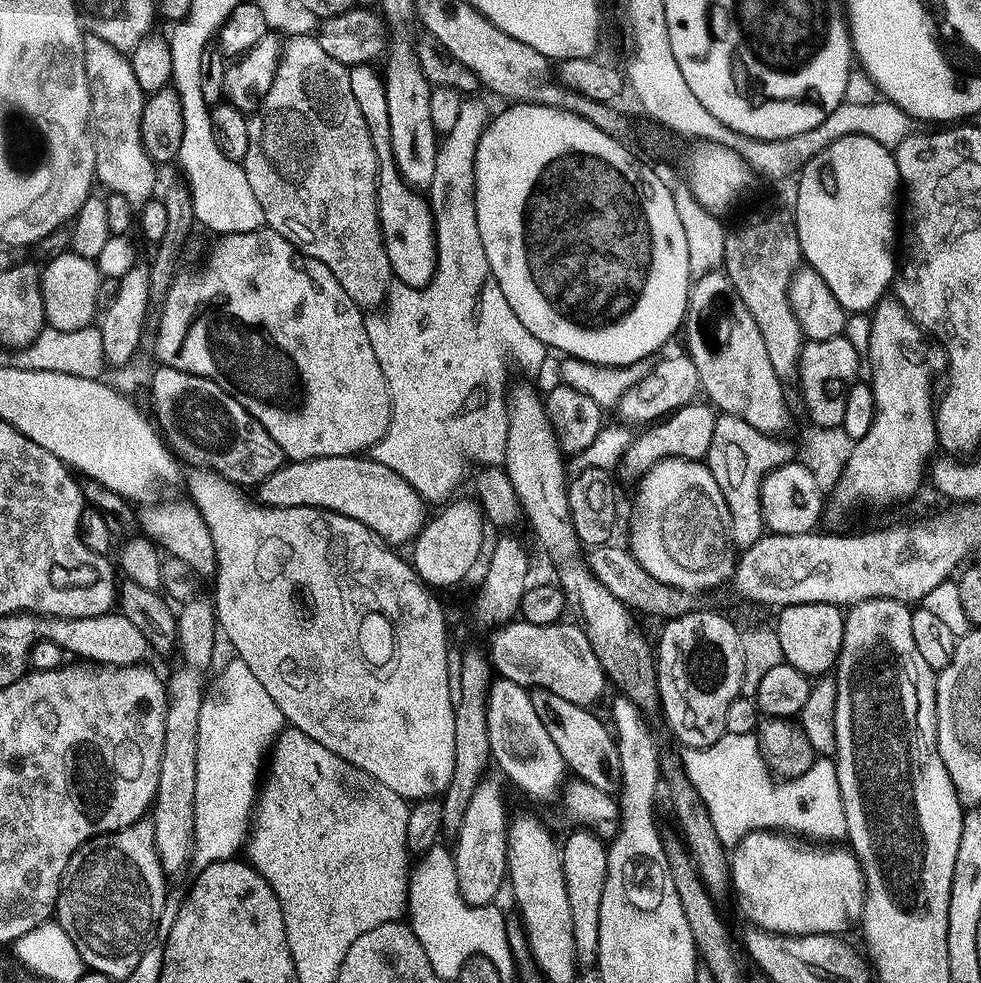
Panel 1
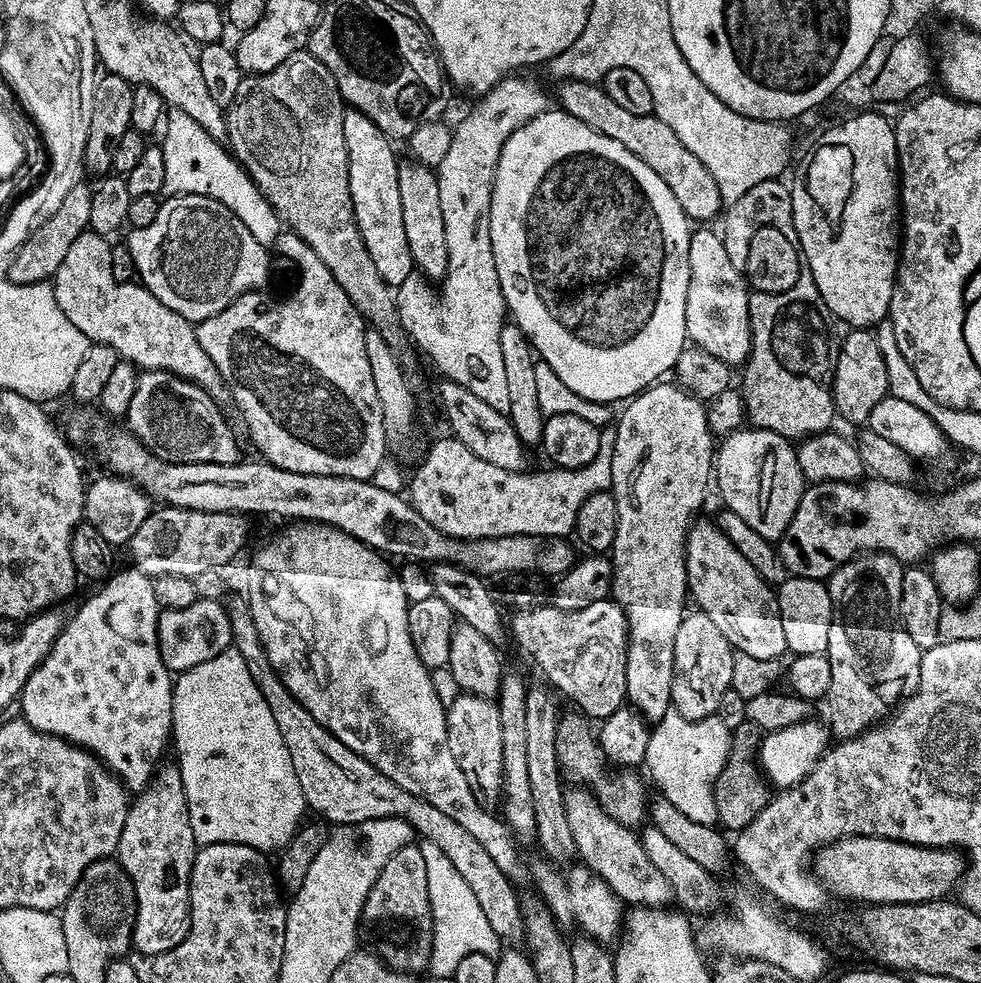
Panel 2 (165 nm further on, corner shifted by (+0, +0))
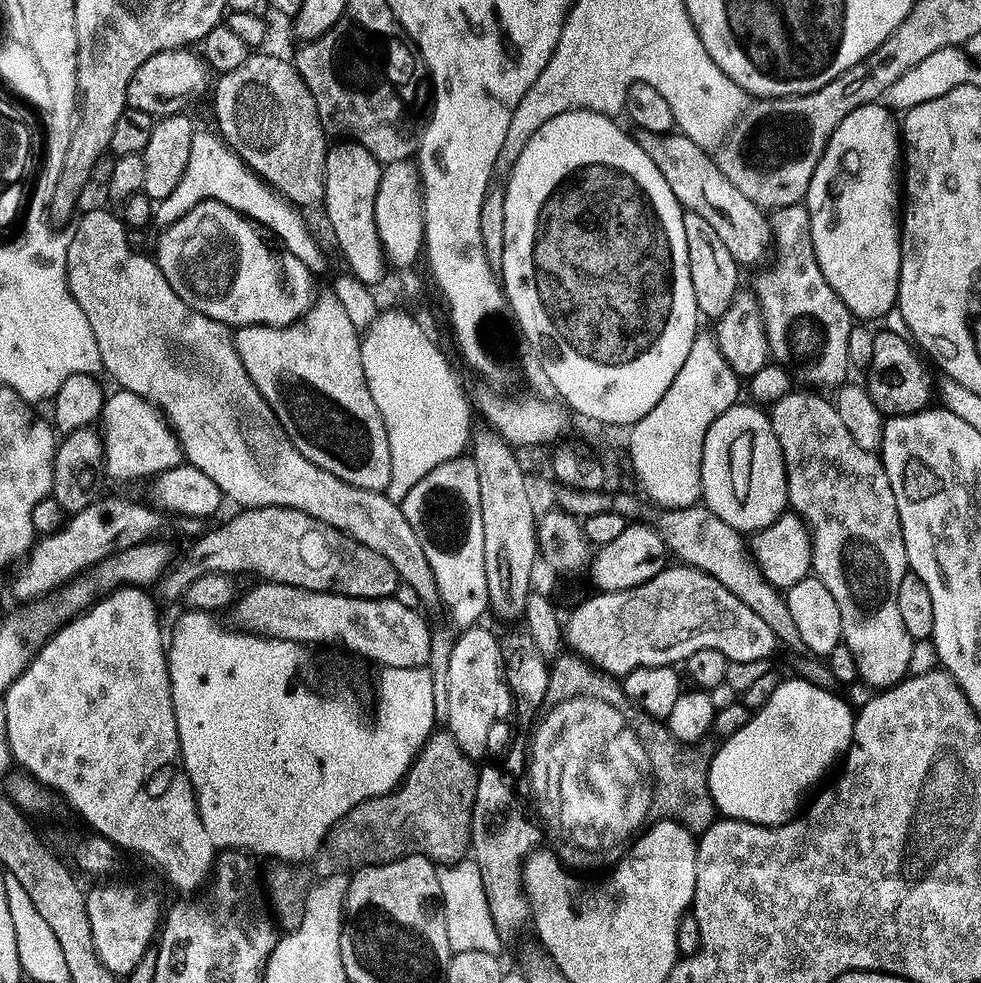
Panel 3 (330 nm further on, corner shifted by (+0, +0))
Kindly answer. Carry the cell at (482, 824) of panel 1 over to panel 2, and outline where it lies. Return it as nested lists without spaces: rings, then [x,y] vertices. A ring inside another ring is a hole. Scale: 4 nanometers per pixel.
[[[462,694],[457,700],[447,705],[446,734],[450,742],[450,754],[456,756],[462,775],[466,777],[466,786],[470,786],[470,794],[486,810],[492,810],[501,803],[504,786],[504,771],[502,770],[502,718],[500,705],[495,699],[487,696],[469,696]]]

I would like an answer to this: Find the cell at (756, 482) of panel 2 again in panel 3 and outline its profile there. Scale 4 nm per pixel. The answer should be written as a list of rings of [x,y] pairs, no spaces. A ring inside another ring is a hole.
[[[737,402],[708,428],[702,450],[700,467],[700,495],[702,504],[729,523],[741,534],[755,534],[770,526],[789,507],[788,479],[784,473],[784,455],[772,429],[769,413],[755,403]]]

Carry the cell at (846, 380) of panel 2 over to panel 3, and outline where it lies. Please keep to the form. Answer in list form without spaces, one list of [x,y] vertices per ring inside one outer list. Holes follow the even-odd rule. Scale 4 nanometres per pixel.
[[[887,330],[877,331],[873,342],[873,357],[866,367],[866,387],[874,406],[878,406],[886,418],[923,412],[929,407],[931,400],[928,399],[934,396],[934,392],[928,389],[928,372],[924,369],[921,353],[905,337]]]

